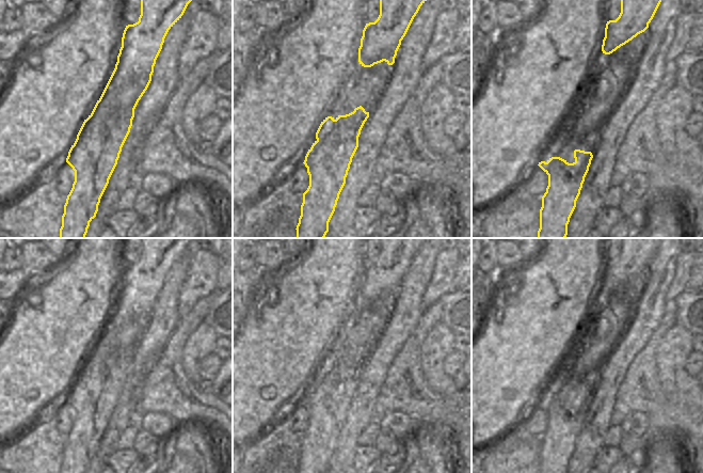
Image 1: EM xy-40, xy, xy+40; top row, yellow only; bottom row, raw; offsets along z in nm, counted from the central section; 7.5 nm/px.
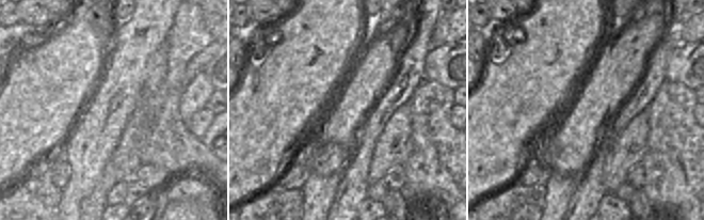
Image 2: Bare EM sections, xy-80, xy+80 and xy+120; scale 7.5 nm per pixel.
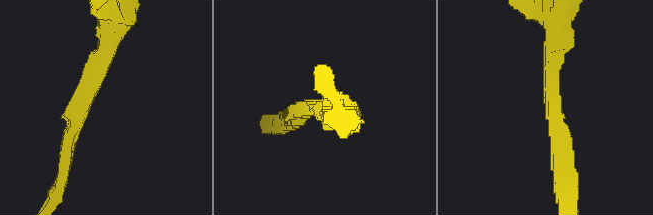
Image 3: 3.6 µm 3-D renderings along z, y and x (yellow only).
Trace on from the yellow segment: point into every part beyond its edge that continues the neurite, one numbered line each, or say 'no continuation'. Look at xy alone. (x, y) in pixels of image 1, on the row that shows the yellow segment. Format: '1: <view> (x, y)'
no continuation

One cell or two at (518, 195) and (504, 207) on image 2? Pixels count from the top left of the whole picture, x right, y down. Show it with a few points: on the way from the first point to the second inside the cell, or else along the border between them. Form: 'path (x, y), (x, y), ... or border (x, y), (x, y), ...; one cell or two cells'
path (515, 199), (507, 207); one cell

